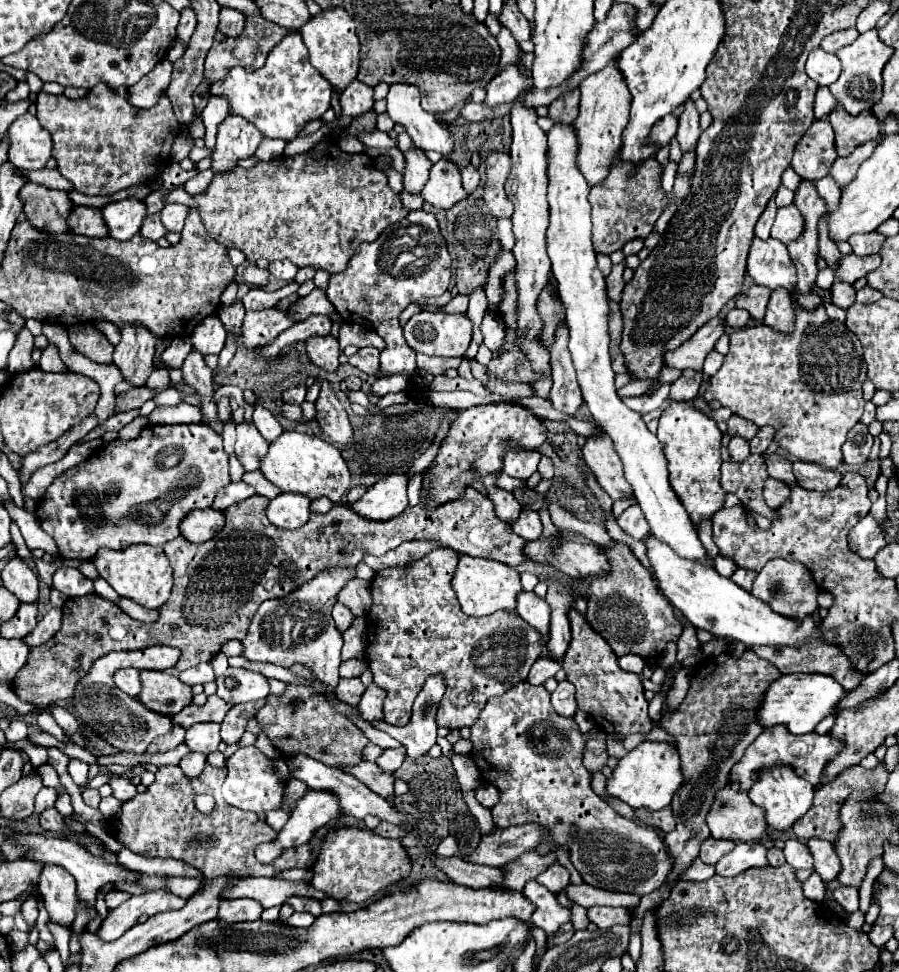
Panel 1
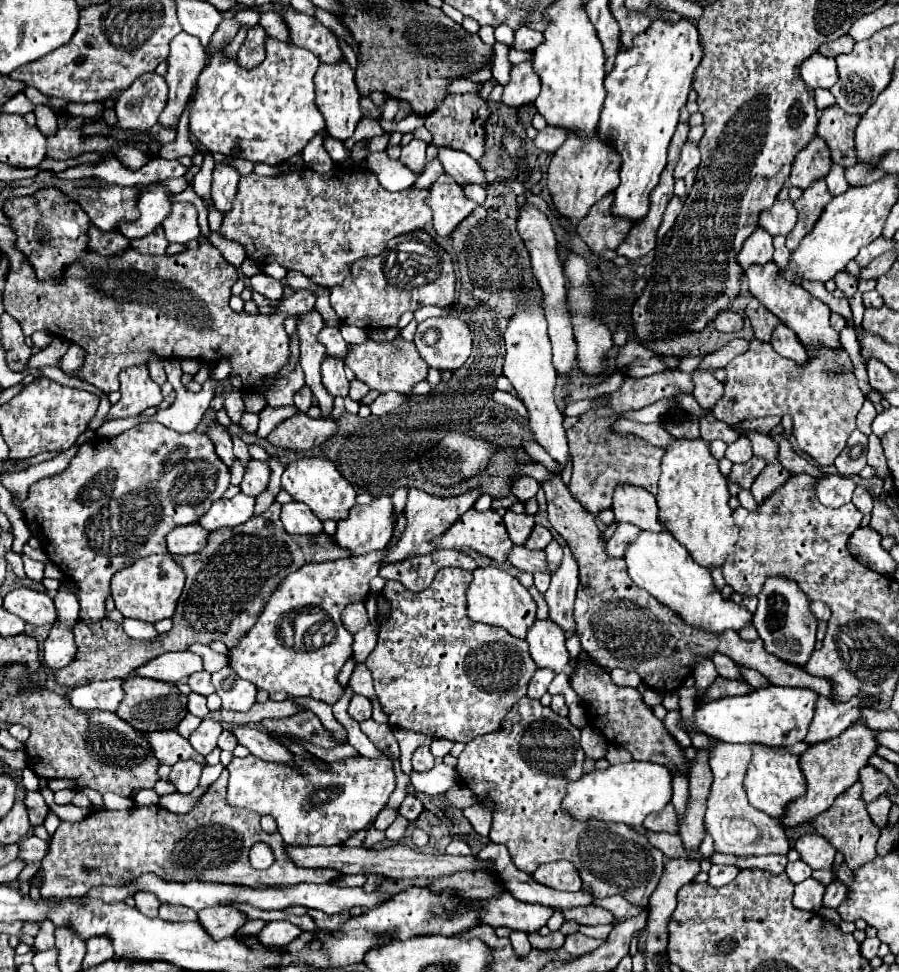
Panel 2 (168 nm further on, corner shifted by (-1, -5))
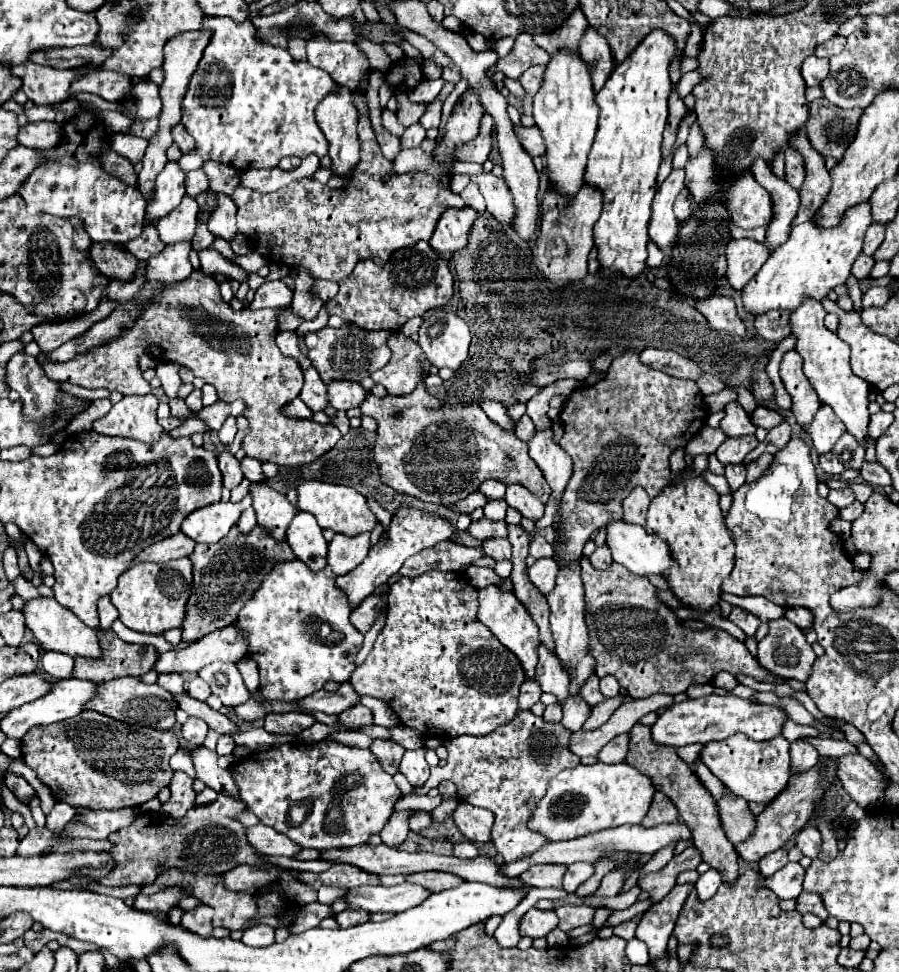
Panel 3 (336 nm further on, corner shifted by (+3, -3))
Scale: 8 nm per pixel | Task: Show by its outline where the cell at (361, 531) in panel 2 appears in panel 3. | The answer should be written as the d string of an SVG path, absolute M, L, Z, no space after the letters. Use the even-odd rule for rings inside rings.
M361 533L357 537L345 537L335 535L329 543L329 567L335 575L345 575L357 565L363 563L363 559L369 553L369 533Z

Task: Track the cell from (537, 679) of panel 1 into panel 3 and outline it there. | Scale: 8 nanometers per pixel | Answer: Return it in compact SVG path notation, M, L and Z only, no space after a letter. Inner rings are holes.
M525 681L521 685L521 695L519 695L519 709L531 709L541 697L541 689L535 681Z

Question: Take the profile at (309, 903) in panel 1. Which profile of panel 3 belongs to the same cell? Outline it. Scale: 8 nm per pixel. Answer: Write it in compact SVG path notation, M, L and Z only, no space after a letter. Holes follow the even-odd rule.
M345 909L341 913L337 913L337 923L341 927L351 927L351 925L359 925L359 923L367 923L369 921L369 913L365 909Z

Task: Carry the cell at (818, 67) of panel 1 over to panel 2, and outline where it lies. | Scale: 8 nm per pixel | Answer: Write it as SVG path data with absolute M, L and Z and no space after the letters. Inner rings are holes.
M813 53L803 65L801 65L801 77L803 81L811 87L811 89L817 89L817 87L833 87L837 83L837 65L835 65L835 59L831 57L825 57L825 55L819 55L819 53Z

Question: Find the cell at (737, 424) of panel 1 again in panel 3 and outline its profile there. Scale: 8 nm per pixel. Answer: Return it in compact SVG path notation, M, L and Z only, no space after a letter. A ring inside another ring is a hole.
M757 407L753 411L753 423L755 425L761 425L765 429L773 429L781 421L783 421L783 417L781 417L779 411L773 411L773 409L767 409L767 407Z

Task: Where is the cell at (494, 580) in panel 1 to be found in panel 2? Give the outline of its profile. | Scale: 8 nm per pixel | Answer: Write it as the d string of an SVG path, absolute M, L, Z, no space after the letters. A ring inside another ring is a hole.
M477 567L473 571L473 581L467 587L467 615L471 621L503 627L515 637L525 637L527 629L535 621L537 605L529 591L519 583L517 577L509 575L499 567Z

